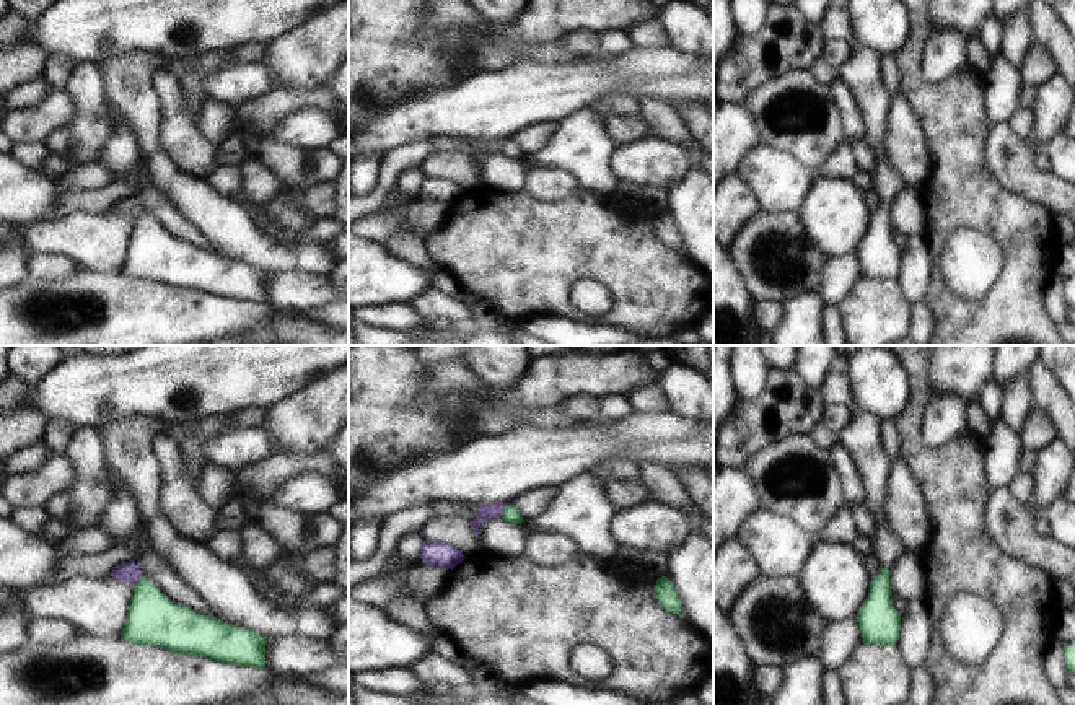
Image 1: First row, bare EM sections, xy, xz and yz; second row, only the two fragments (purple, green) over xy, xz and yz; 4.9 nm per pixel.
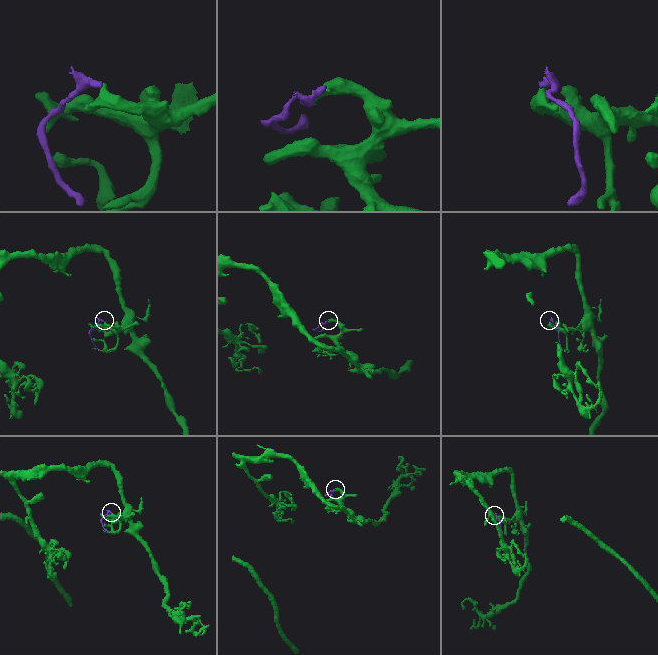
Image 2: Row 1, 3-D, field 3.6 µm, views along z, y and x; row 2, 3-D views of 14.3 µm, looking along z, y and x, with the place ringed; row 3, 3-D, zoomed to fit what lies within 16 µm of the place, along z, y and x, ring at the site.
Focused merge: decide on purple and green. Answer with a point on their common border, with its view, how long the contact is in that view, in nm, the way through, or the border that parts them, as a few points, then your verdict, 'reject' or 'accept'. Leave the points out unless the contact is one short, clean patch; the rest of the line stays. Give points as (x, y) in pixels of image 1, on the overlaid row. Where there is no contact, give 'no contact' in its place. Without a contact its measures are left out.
xz (502, 510) | 70 nm | along xz (507, 503), (500, 515) | reject

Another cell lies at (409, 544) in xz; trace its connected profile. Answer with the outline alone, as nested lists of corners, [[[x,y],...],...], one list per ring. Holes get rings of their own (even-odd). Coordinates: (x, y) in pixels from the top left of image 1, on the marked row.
[[[419,532],[404,534],[396,544],[396,550],[399,552],[402,562],[419,560],[422,542],[423,539]]]

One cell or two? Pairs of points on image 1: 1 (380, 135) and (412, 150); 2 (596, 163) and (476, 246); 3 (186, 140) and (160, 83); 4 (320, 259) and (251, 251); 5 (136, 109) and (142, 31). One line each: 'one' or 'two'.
1: two
2: two
3: one
4: one
5: two

